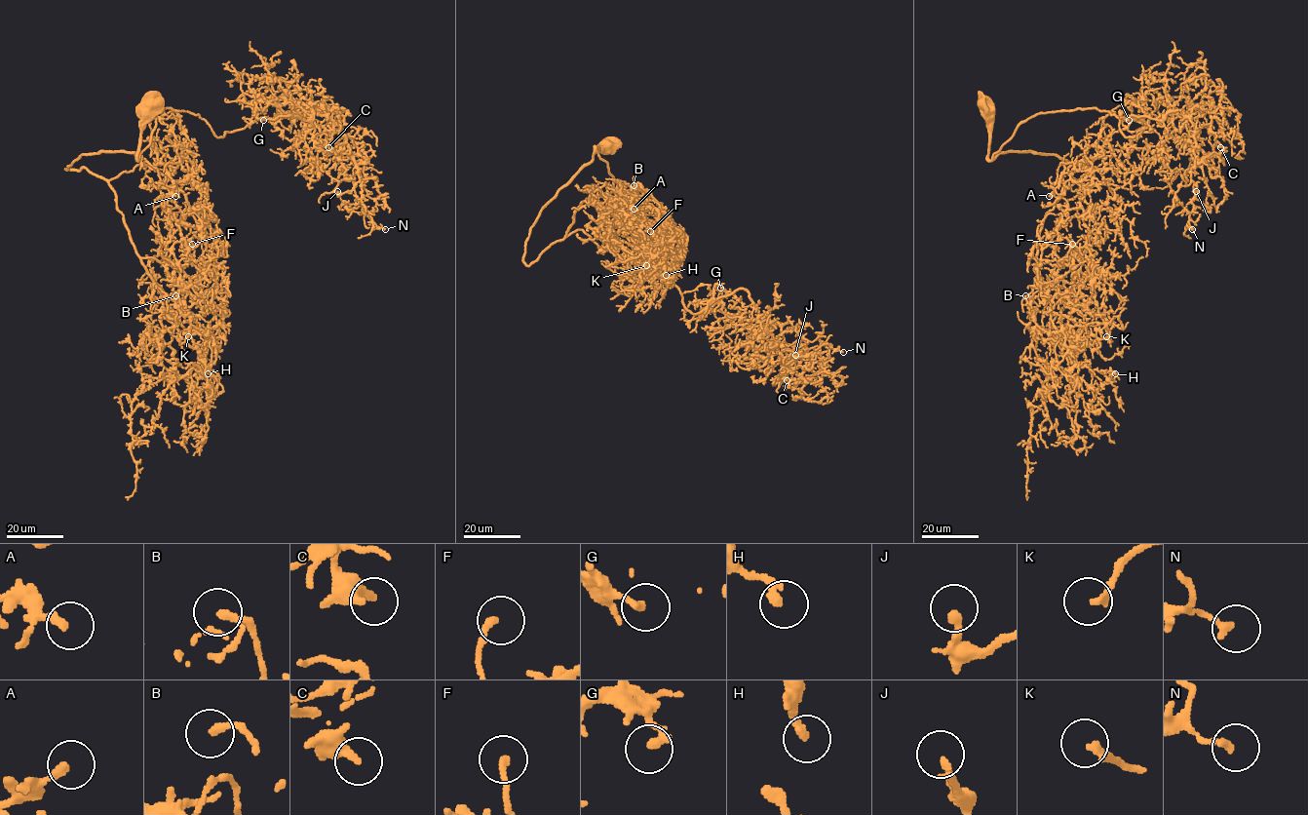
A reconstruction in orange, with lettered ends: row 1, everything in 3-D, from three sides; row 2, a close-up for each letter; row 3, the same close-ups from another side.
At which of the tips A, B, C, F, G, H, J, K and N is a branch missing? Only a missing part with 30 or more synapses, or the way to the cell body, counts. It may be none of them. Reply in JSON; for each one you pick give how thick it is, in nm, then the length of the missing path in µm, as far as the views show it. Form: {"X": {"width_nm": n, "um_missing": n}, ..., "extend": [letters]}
{"H": {"width_nm": 280, "um_missing": 10}, "extend": ["H"]}

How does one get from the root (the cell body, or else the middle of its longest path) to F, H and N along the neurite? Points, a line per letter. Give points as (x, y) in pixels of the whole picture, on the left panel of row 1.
F: (149, 113), (136, 160), (85, 153), (66, 169), (108, 181), (141, 257), (185, 266), (192, 244)
H: (149, 113), (136, 160), (85, 153), (66, 169), (108, 181), (163, 310), (208, 373)
N: (149, 113), (136, 160), (155, 108), (198, 114), (218, 137), (326, 114), (358, 169), (356, 196), (385, 229)

